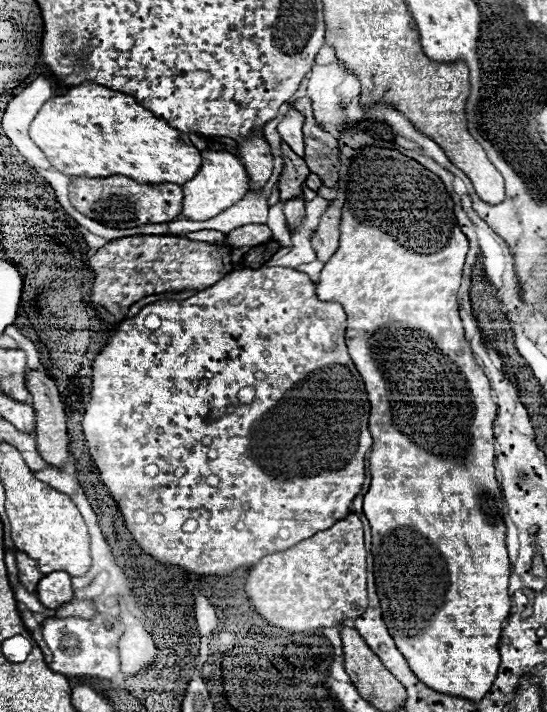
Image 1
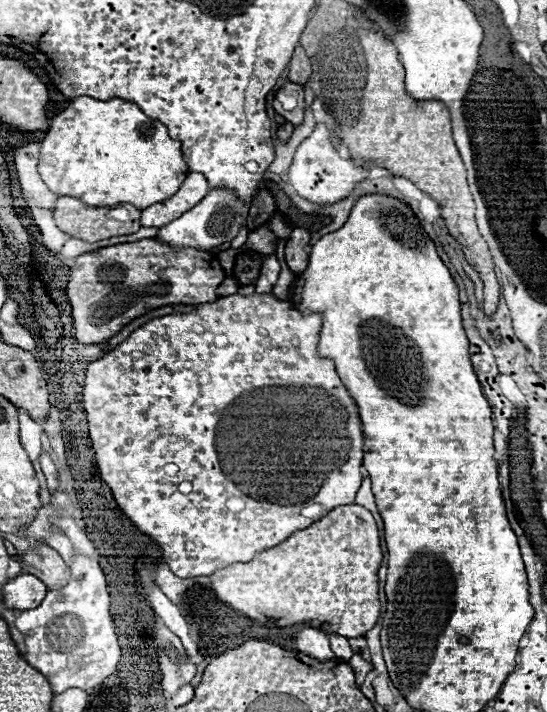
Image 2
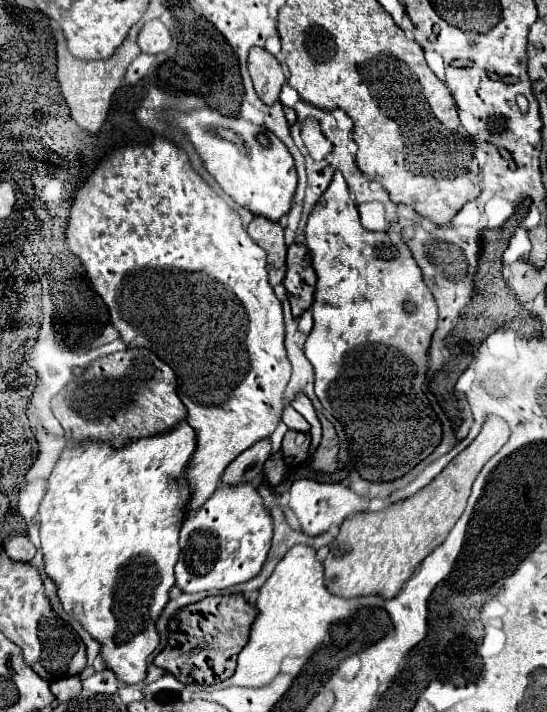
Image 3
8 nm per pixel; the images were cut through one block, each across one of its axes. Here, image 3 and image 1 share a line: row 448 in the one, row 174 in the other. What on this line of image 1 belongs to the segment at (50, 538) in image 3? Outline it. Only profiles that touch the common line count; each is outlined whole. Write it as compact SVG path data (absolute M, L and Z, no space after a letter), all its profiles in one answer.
M84 82L70 88L64 96L50 98L30 124L30 138L44 152L48 162L70 178L102 178L120 174L140 184L182 184L186 178L194 178L200 166L200 152L188 140L188 134L170 128L164 120L140 106L132 96L114 92L94 82Z

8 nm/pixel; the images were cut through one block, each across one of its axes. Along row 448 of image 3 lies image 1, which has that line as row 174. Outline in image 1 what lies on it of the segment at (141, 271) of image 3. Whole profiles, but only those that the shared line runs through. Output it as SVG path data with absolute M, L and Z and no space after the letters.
M204 150L200 170L196 172L196 176L192 180L182 184L182 192L184 192L182 214L188 220L202 222L202 220L208 220L208 218L216 216L218 212L232 206L234 202L242 200L246 196L246 192L248 192L248 176L246 176L244 166L240 164L238 156L234 156L230 152Z

